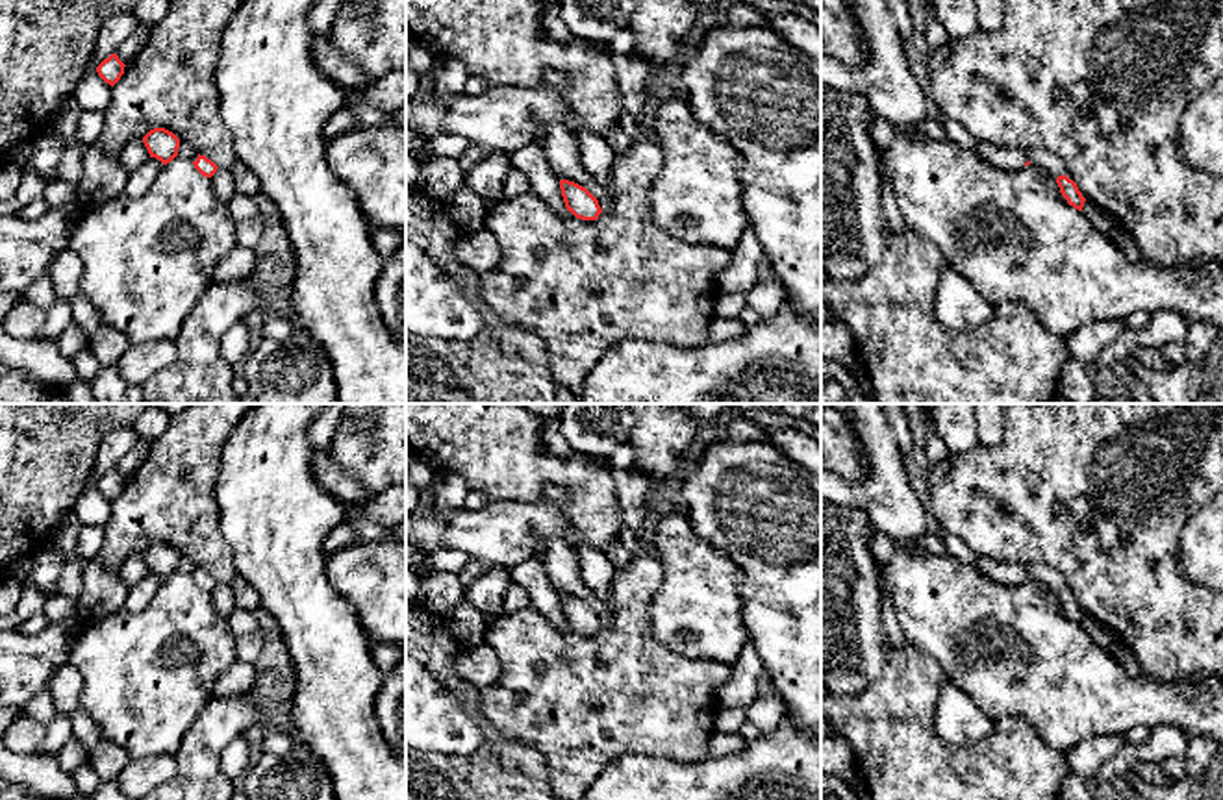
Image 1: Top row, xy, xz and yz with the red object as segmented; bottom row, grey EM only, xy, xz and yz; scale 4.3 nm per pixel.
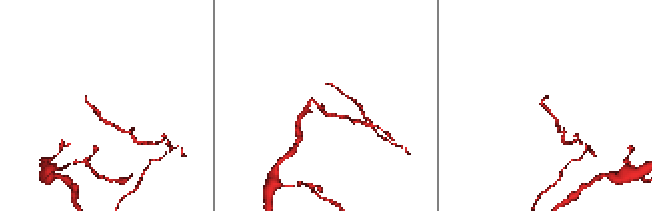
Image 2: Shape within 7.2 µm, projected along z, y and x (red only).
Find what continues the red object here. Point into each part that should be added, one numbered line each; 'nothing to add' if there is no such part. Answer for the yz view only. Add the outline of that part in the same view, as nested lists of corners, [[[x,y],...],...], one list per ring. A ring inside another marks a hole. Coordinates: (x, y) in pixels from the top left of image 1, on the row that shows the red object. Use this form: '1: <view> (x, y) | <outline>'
1: yz (1007, 158) | [[[977,141],[977,154],[993,167],[1017,170],[1028,161],[1023,150],[1004,148],[991,143]]]

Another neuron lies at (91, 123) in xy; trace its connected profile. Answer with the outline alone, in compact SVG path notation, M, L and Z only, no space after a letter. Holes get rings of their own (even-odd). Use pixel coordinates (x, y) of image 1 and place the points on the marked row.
M83 111L78 122L78 139L87 146L98 141L104 128L104 113L100 111Z

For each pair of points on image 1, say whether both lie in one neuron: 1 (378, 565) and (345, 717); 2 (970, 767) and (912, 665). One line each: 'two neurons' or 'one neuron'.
1: two neurons
2: one neuron

